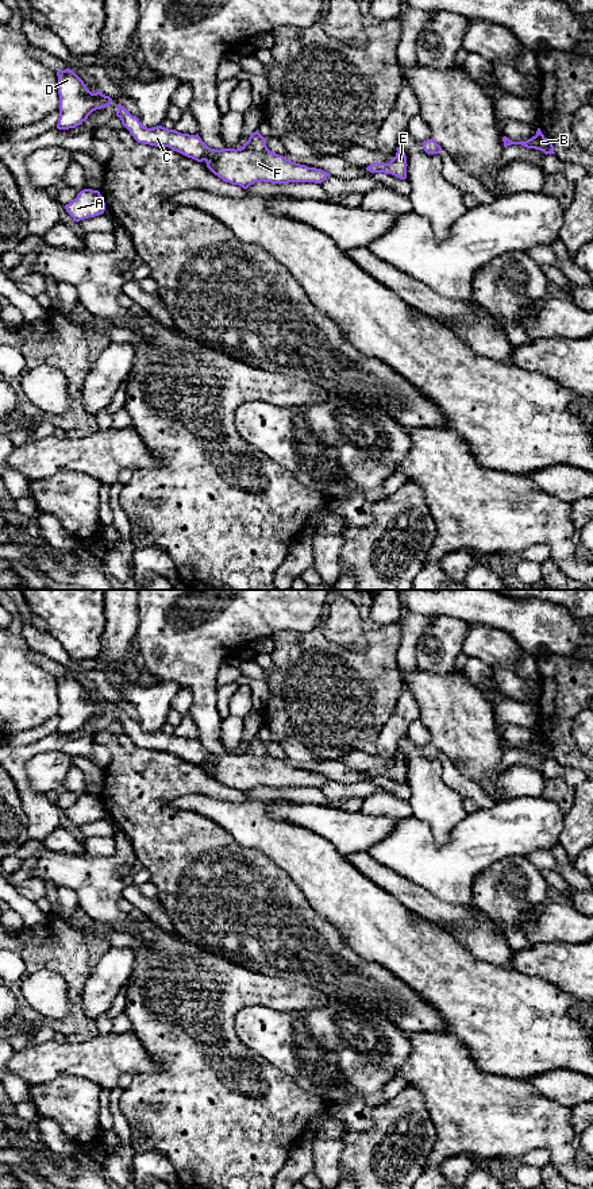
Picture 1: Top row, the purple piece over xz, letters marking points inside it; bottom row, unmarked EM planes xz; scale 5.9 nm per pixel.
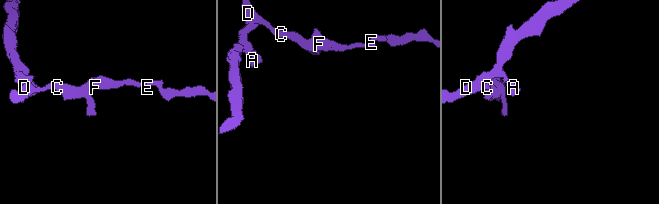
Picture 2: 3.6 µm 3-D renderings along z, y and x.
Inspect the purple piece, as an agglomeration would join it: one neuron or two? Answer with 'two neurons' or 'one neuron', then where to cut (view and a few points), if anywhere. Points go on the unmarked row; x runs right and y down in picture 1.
one neuron; no cut

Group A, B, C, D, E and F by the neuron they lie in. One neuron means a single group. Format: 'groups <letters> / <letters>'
groups A B C D E F

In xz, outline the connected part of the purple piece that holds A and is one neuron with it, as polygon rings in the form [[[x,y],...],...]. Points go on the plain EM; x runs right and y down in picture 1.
[[[84,794],[77,802],[65,810],[66,817],[74,826],[103,819],[105,807],[99,795]]]

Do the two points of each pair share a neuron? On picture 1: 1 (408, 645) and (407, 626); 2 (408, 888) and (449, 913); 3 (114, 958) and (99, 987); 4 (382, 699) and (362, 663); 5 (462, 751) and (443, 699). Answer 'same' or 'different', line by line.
1: same
2: same
3: same
4: same
5: same

